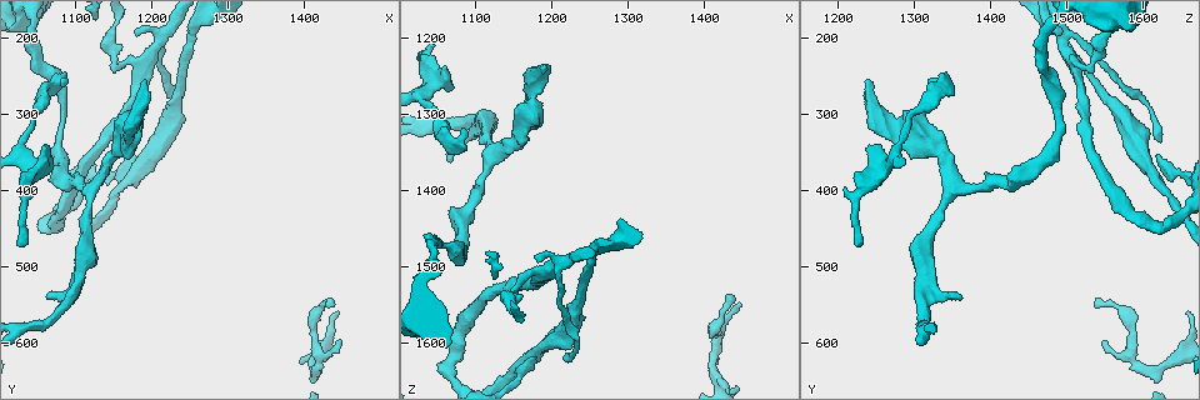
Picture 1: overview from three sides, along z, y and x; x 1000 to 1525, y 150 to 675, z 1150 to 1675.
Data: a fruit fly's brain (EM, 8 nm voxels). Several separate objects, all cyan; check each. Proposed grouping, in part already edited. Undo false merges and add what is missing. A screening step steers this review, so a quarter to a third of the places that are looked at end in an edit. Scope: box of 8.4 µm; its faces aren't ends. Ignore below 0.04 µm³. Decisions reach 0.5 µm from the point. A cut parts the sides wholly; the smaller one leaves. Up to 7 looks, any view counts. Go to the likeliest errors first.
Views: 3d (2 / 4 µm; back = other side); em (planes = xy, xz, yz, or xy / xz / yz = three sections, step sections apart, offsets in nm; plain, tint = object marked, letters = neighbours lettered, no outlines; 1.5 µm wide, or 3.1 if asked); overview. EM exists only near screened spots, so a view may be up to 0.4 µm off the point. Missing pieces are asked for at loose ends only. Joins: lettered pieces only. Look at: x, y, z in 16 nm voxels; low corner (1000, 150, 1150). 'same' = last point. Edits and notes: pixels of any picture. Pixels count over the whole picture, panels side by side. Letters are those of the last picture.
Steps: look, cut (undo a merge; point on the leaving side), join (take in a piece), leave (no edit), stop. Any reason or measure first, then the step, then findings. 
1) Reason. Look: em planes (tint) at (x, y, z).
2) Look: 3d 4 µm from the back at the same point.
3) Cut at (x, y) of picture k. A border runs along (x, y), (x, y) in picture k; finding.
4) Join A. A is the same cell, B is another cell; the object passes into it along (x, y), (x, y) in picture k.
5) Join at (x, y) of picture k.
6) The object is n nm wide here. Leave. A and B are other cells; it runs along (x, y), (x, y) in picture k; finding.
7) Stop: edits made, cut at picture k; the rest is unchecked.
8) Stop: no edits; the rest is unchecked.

An open end. Look: em planes (letters) at (1065, 540, 1365).

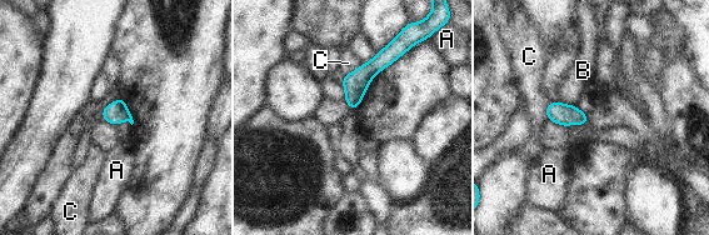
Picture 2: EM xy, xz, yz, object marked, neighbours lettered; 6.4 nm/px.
The object is 120 nm wide here. Leave. A, B and C are other cells; no lettered piece goes on from it.

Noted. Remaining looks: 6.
Abrupt turn. Look: 3d 2 µm at (1420, 635, 1595).

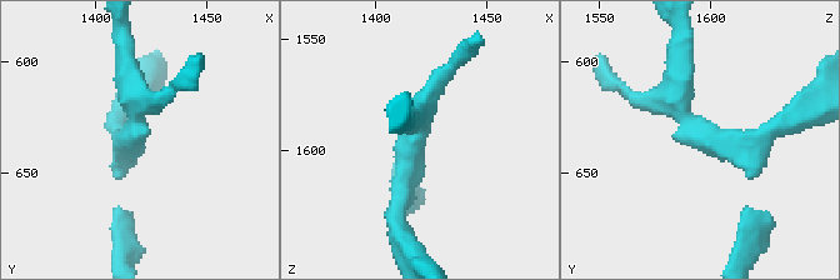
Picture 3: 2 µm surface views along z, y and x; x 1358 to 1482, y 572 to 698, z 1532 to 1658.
Shape alone is not enough. Look: em planes (letters) at (1416, 635, 1595).

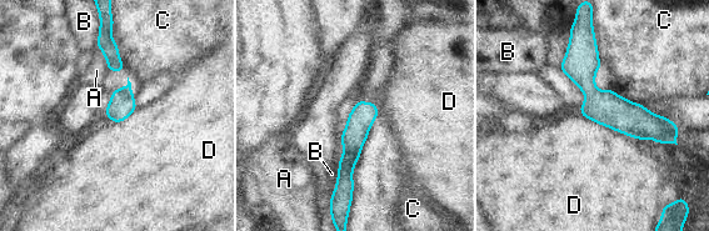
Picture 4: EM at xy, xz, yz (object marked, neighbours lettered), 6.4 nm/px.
Leave. A, B, C and D are other cells; a border runs along (582, 115), (639, 140) in picture 4; one cell here.

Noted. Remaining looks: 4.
Thin neck. Look: em planes (plain) at (1045, 300, 1290).

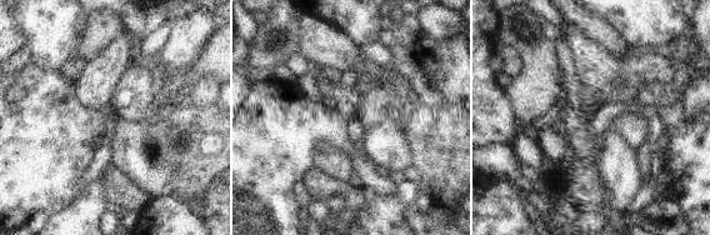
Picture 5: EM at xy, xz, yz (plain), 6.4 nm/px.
Look: em planes (letters) at the same point.

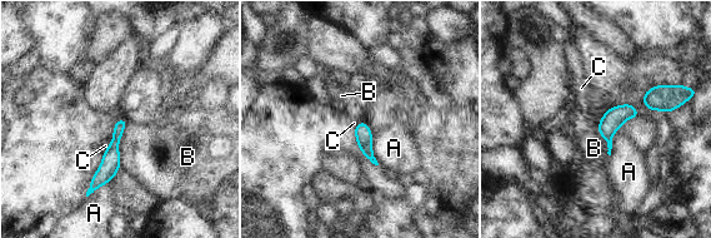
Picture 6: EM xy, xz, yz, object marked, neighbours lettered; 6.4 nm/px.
The object is 70 nm wide here. Leave. A, B and C are other cells; it runs along (123, 122), (110, 165), (93, 187) in picture 6; one cell here.

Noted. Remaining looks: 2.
Stop: no edits; the rest is unchecked.

